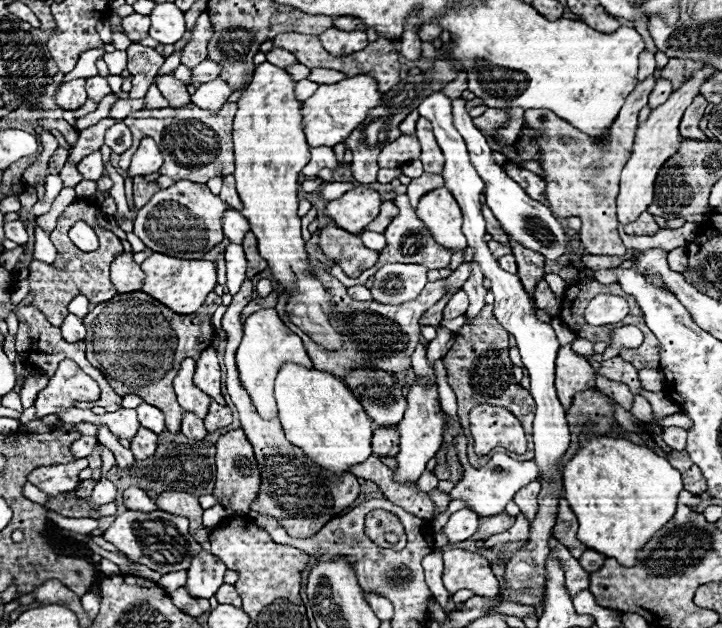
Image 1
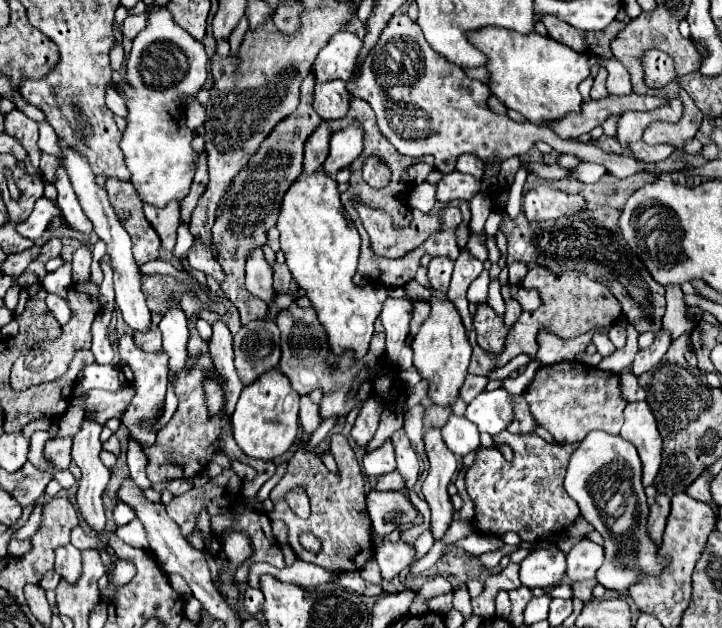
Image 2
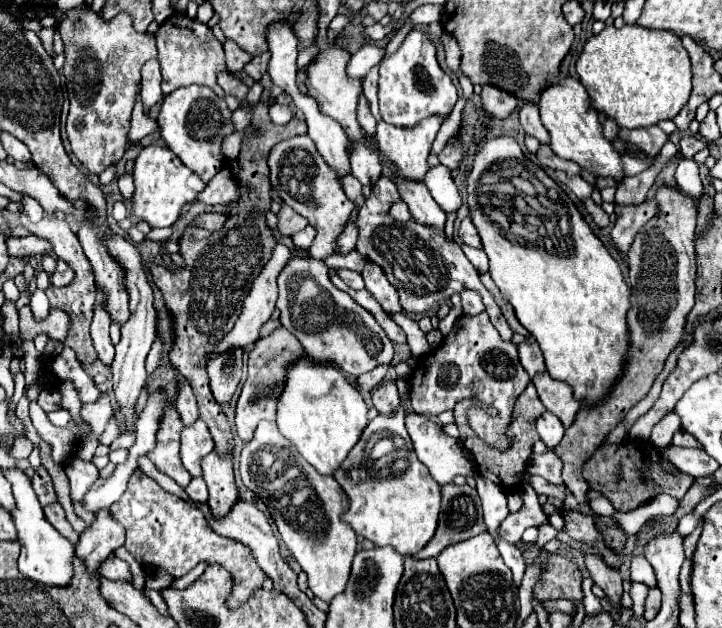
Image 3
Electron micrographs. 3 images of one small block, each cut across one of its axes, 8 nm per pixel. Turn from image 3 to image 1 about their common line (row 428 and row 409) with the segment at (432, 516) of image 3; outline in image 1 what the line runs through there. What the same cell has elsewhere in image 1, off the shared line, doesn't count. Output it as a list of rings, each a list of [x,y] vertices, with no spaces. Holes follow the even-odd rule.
[[[352,368],[340,380],[362,402],[376,426],[398,426],[406,412],[406,398],[396,388],[396,376],[376,368]]]

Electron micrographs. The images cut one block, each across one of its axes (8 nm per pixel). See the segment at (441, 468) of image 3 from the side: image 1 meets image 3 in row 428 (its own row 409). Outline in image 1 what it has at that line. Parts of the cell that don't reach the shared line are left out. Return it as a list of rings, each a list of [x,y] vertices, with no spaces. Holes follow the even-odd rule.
[[[416,378],[414,384],[410,386],[406,398],[408,398],[408,408],[406,408],[406,414],[404,414],[402,422],[400,422],[400,426],[398,426],[400,452],[396,454],[398,470],[394,472],[394,480],[416,482],[420,478],[420,474],[426,470],[428,460],[434,458],[434,454],[440,450],[442,438],[444,438],[444,430],[448,426],[448,418],[446,418],[444,410],[440,408],[438,390],[436,390],[432,380]]]

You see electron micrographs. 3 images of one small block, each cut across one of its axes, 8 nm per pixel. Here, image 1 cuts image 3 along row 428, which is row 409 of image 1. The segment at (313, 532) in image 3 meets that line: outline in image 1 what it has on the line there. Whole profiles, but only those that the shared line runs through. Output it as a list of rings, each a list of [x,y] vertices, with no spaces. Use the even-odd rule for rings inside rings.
[[[274,308],[258,310],[244,322],[244,338],[236,352],[236,366],[240,374],[240,384],[250,394],[258,414],[264,420],[278,418],[278,406],[274,400],[274,378],[282,364],[300,364],[304,368],[312,368],[312,360],[306,354],[306,348],[302,346],[300,336],[296,336],[276,314]]]

